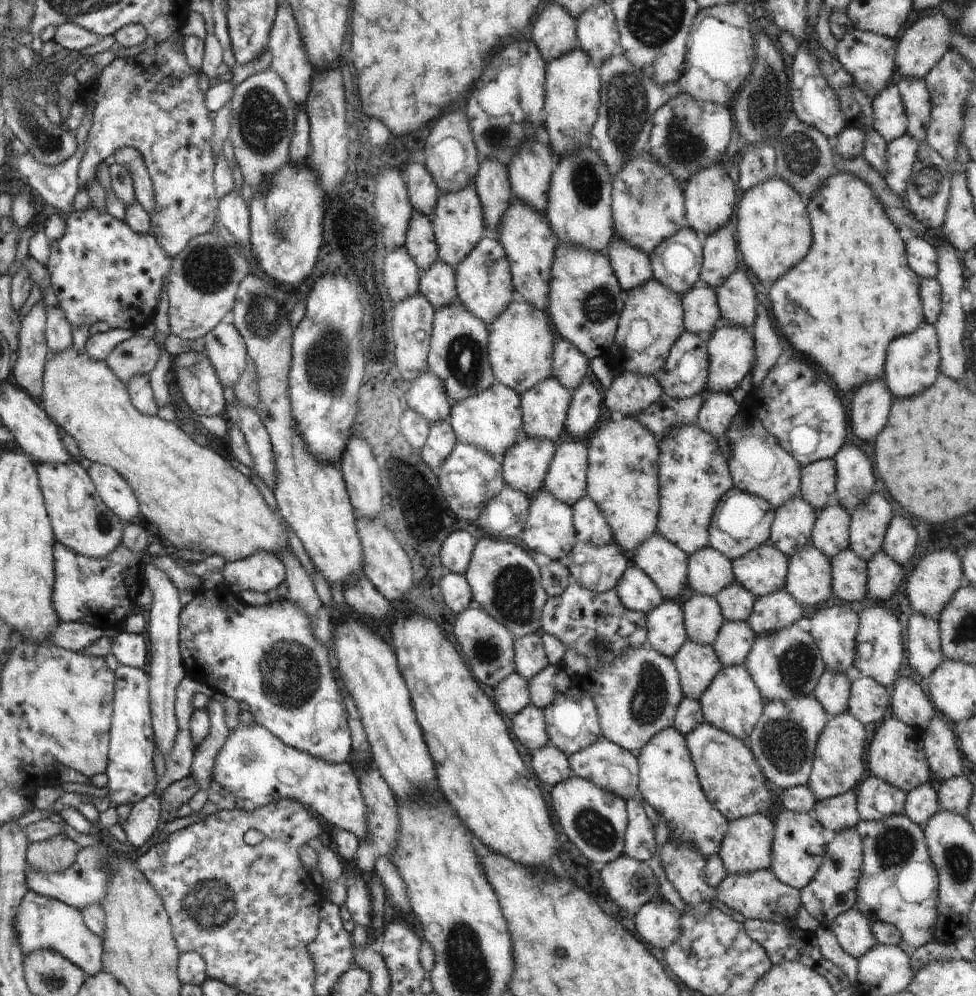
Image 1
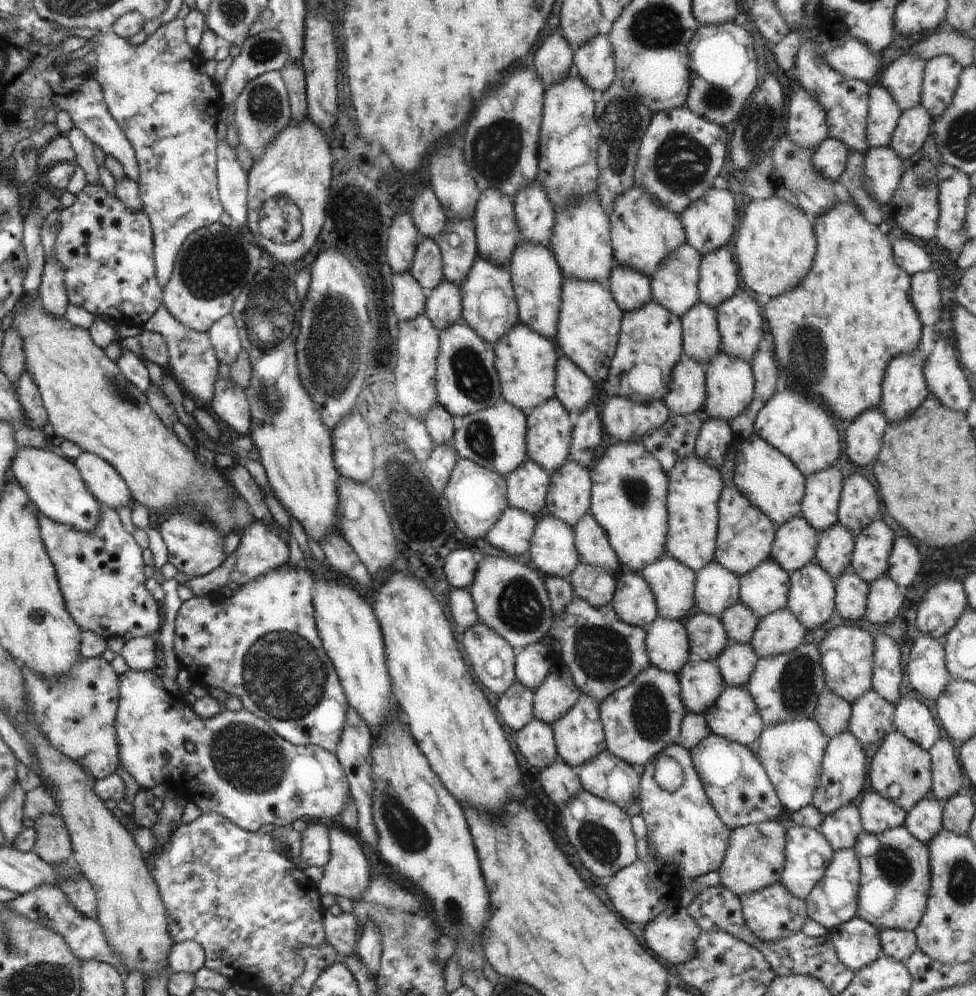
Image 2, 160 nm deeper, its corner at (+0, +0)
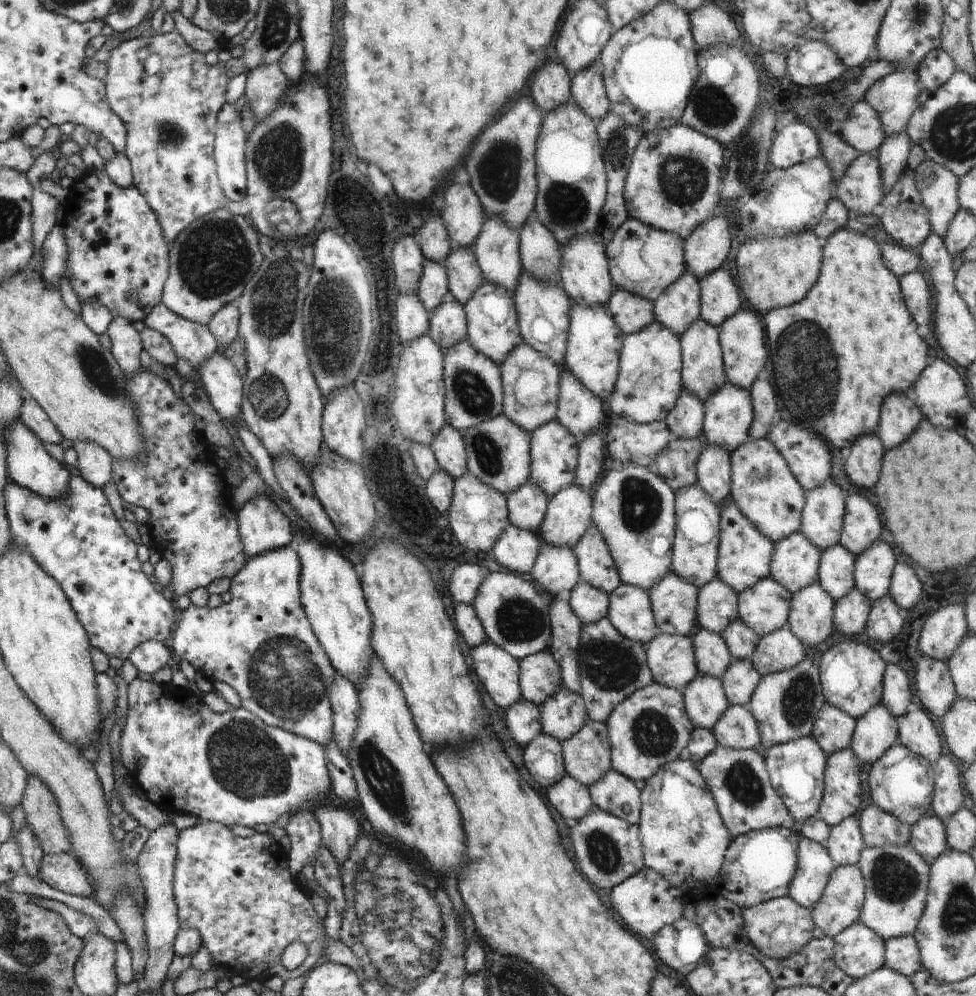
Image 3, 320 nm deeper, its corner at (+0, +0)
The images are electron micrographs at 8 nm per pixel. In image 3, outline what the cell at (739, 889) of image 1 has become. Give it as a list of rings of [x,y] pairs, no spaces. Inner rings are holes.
[[[787,895],[743,909],[742,919],[744,931],[751,944],[770,959],[784,959],[798,953],[812,938],[811,930],[815,927],[810,917],[810,910],[799,906]]]

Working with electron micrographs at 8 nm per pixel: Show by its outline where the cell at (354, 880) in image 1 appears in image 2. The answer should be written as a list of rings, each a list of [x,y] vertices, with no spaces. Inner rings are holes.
[[[328,826],[329,858],[323,866],[322,877],[315,881],[317,890],[324,894],[341,895],[347,897],[351,902],[364,892],[368,885],[369,868],[367,860],[361,851],[358,836],[343,827]]]

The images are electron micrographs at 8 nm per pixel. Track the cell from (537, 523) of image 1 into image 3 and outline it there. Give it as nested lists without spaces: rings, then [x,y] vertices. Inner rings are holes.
[[[543,542],[530,571],[533,580],[551,595],[563,590],[569,592],[579,580],[577,561],[572,551]]]

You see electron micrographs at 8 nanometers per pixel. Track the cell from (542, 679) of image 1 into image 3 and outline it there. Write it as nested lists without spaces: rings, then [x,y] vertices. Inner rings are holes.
[[[559,686],[539,710],[541,733],[559,742],[573,736],[587,718],[581,695],[569,692],[563,686]]]

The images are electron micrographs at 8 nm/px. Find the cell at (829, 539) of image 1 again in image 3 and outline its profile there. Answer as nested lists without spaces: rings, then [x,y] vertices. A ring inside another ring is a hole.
[[[833,545],[820,552],[815,582],[835,602],[854,587],[853,569],[854,556],[841,545]]]

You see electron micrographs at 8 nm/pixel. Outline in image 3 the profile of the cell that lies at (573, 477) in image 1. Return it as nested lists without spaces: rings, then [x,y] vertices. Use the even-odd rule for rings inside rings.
[[[575,483],[558,490],[547,501],[543,520],[537,528],[541,542],[572,550],[591,522],[591,493]]]

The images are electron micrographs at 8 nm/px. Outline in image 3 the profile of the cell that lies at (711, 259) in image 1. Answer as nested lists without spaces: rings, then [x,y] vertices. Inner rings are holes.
[[[721,267],[698,280],[700,288],[699,318],[718,329],[721,323],[741,311],[739,290],[728,270]]]

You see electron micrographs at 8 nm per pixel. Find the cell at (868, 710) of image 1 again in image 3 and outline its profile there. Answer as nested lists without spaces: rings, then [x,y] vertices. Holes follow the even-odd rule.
[[[881,704],[875,705],[855,719],[848,747],[860,763],[872,765],[889,747],[897,743],[896,726],[889,711]]]

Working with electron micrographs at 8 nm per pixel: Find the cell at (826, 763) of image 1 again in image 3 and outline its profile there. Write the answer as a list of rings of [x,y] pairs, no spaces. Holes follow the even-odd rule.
[[[847,747],[826,757],[822,797],[816,816],[830,827],[851,817],[859,806],[860,762]]]

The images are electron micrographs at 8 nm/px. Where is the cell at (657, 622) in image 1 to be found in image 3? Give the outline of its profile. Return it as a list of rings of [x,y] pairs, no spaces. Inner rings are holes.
[[[658,632],[644,651],[653,683],[681,692],[698,673],[690,637]]]

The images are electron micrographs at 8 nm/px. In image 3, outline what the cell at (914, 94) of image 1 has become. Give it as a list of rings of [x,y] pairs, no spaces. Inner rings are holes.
[[[903,132],[885,137],[876,148],[883,195],[892,189],[899,175],[907,168],[906,156],[910,144],[910,138]]]

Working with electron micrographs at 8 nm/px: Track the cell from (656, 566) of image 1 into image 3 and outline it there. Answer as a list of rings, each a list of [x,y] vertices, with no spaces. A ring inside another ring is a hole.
[[[670,572],[647,593],[658,632],[689,637],[696,620],[698,590]]]

